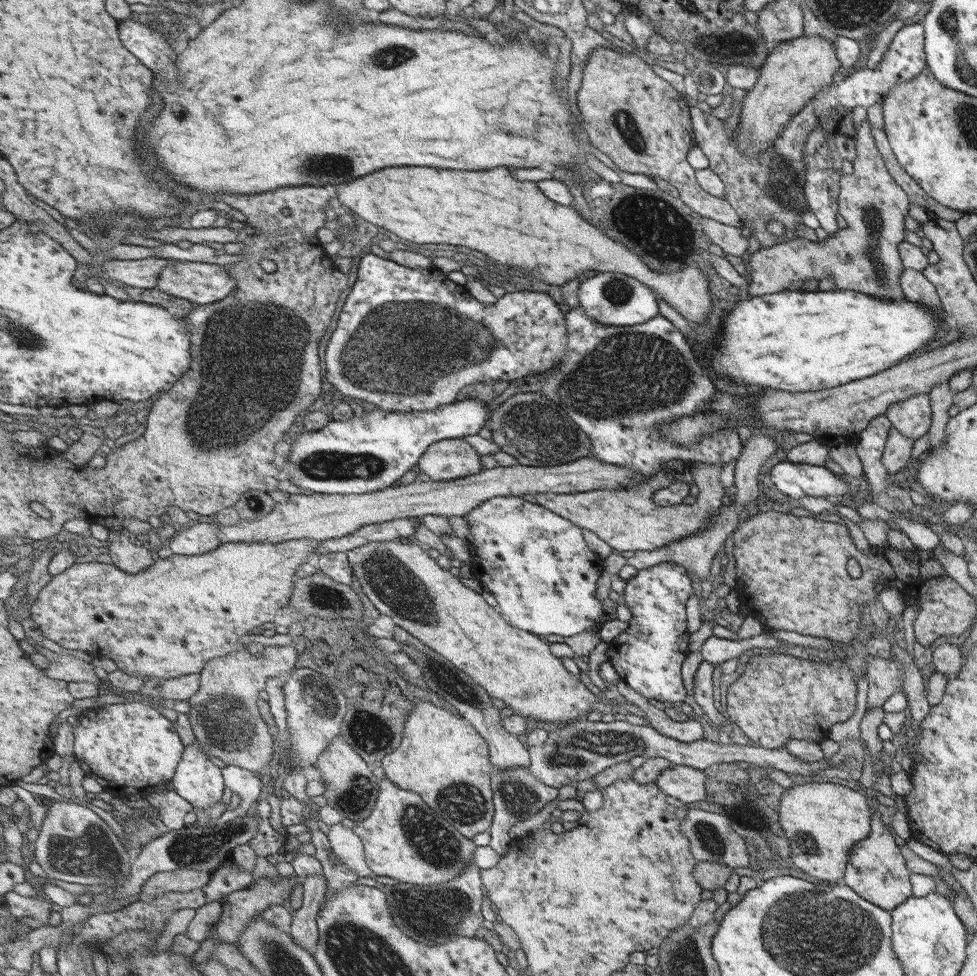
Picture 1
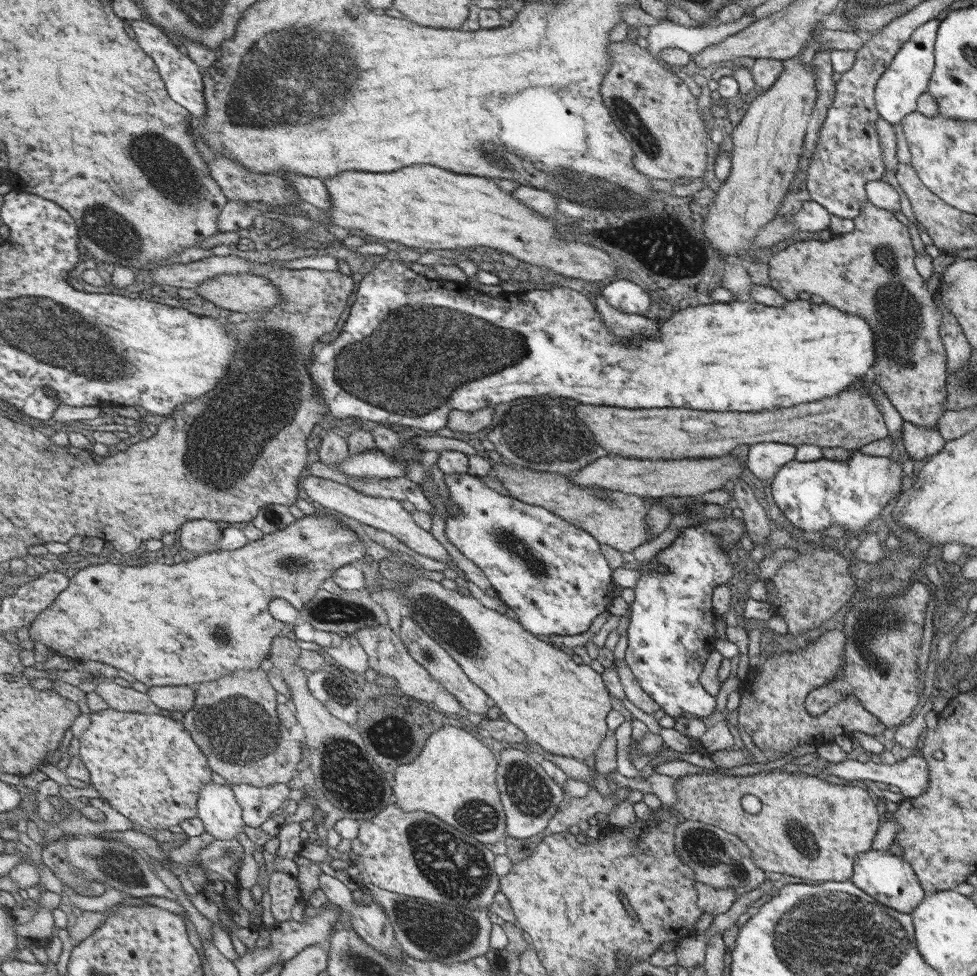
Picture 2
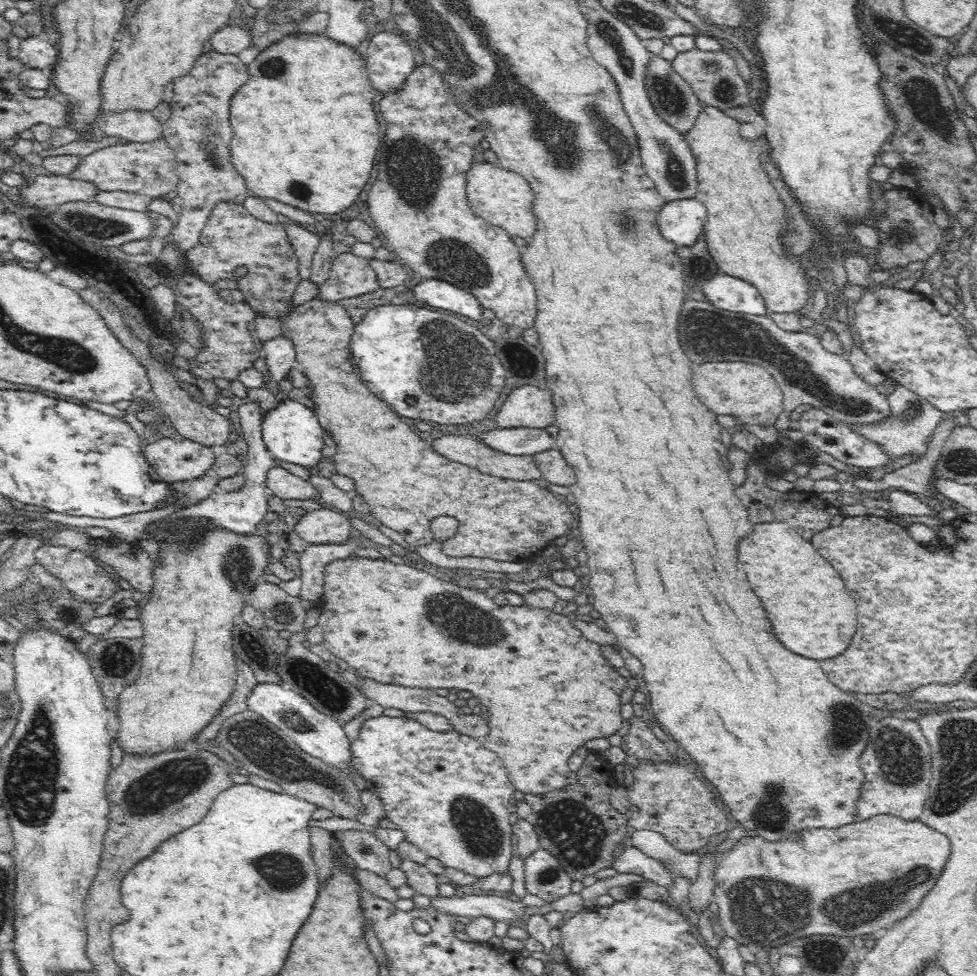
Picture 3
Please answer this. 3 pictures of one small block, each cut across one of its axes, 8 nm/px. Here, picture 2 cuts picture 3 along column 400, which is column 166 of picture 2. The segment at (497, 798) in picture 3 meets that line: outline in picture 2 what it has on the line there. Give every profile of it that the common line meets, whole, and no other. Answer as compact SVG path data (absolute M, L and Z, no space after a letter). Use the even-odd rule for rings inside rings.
M108 708L91 714L91 723L79 743L79 756L90 770L94 793L129 818L134 830L153 837L158 830L198 817L202 788L215 773L183 721Z

